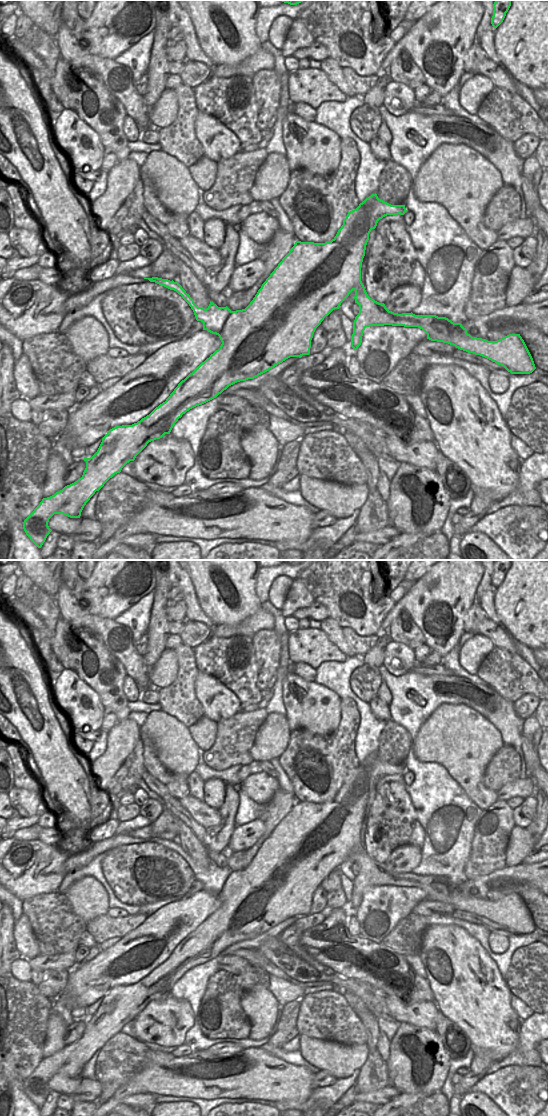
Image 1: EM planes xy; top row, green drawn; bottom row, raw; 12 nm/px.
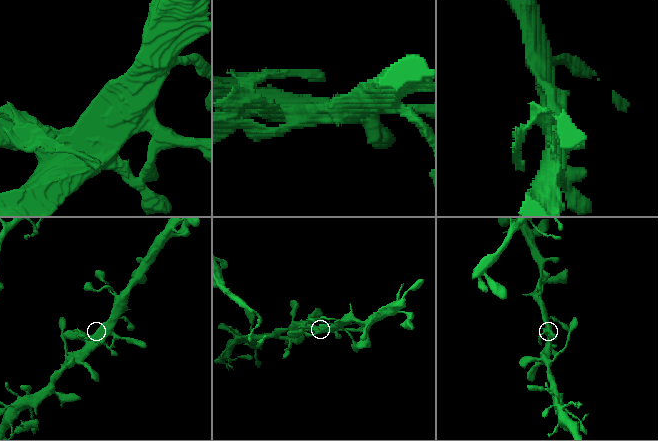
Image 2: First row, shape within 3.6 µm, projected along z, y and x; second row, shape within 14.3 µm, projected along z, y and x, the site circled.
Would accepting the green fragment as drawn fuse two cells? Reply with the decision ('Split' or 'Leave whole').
Split

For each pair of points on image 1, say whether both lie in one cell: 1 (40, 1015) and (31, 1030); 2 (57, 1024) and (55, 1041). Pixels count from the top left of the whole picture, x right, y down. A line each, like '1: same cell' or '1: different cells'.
1: same cell
2: same cell

